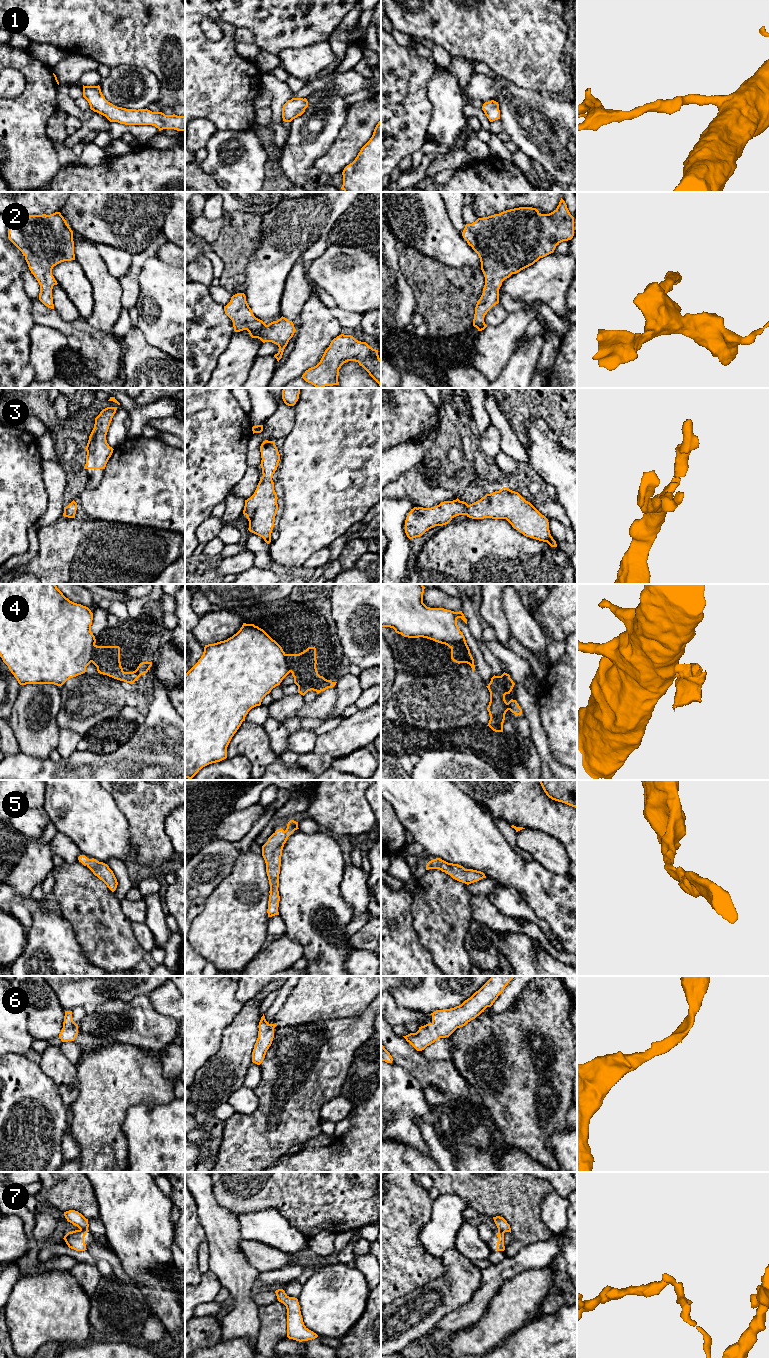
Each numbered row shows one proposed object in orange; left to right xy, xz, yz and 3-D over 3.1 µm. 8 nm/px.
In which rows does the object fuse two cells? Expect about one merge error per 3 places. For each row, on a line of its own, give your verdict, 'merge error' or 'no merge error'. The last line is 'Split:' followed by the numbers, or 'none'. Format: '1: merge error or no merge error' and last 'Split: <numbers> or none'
1: no merge error
2: no merge error
3: no merge error
4: merge error
5: no merge error
6: no merge error
7: merge error
Split: 4, 7

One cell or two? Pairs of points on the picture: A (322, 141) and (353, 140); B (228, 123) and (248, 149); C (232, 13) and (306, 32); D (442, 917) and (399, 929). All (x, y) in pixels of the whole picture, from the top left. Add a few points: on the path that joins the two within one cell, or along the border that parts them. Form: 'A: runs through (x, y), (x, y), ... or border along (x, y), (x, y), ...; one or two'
A: border along (345, 121), (330, 148), (317, 158); two
B: border along (251, 128), (218, 131); two
C: runs through (250, 13), (284, 16), (288, 20); one
D: border along (412, 901), (412, 925), (417, 937), (424, 945); two

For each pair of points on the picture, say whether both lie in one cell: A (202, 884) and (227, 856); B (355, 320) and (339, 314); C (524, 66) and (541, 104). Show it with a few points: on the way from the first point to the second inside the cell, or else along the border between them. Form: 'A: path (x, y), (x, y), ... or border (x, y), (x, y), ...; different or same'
A: path (206, 877), (220, 863); same
B: path (351, 320), (343, 317); same
C: border (513, 82), (522, 87), (547, 93); different

